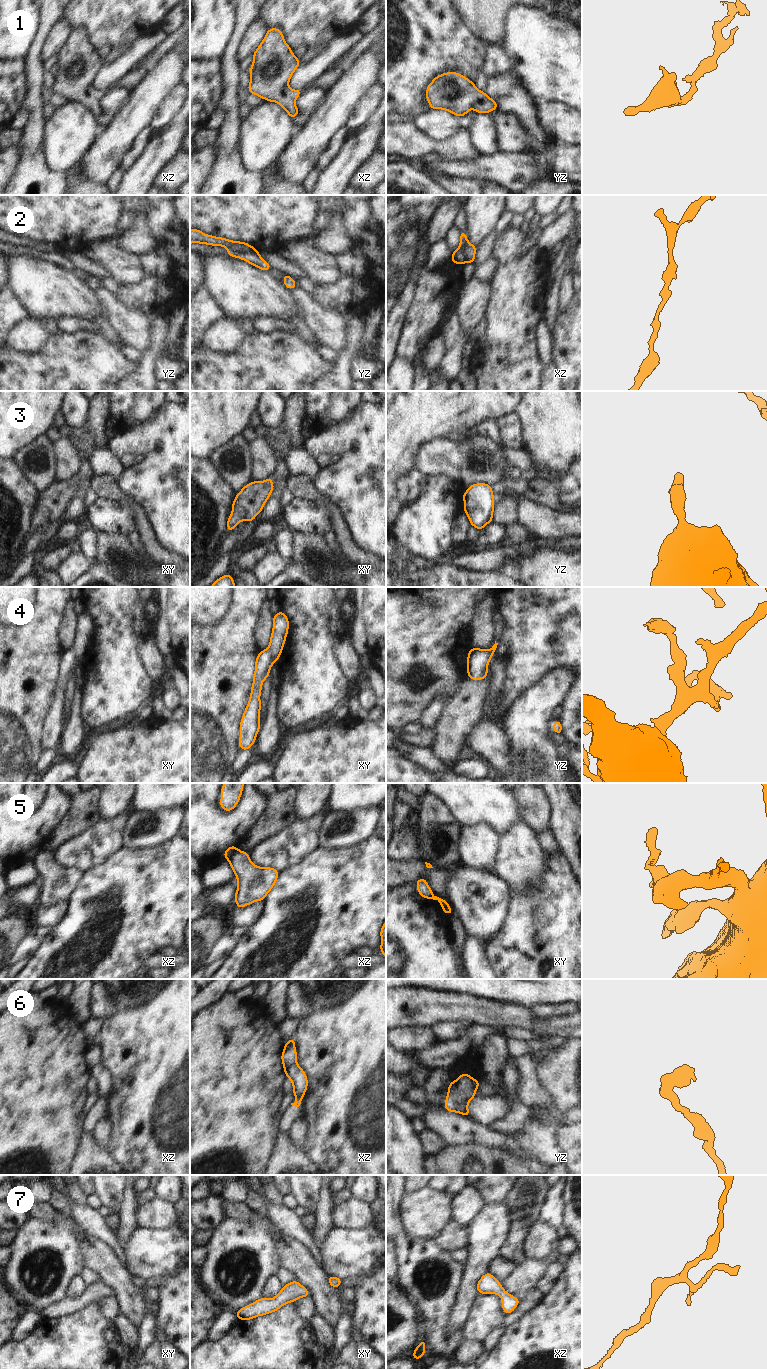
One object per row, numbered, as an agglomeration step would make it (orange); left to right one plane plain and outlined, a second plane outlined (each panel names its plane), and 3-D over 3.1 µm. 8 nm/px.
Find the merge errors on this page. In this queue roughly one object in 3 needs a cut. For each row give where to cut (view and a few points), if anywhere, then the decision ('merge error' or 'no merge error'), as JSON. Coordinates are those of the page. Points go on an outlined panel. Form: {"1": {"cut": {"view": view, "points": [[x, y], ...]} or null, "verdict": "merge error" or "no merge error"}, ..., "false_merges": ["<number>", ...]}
{"1": {"cut": null, "verdict": "no merge error"}, "2": {"cut": {"view": "yz", "points": [[228, 248], [242, 252], [257, 250]]}, "verdict": "merge error"}, "3": {"cut": null, "verdict": "no merge error"}, "4": {"cut": null, "verdict": "no merge error"}, "5": {"cut": {"view": "xz", "points": [[237, 849], [228, 860]]}, "verdict": "merge error"}, "6": {"cut": null, "verdict": "no merge error"}, "7": {"cut": null, "verdict": "no merge error"}, "false_merges": ["2", "5"]}

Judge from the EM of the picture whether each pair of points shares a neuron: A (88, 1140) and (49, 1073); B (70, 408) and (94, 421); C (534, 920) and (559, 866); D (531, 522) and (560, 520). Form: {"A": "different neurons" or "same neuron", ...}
{"A": "different neurons", "B": "different neurons", "C": "same neuron", "D": "same neuron"}

